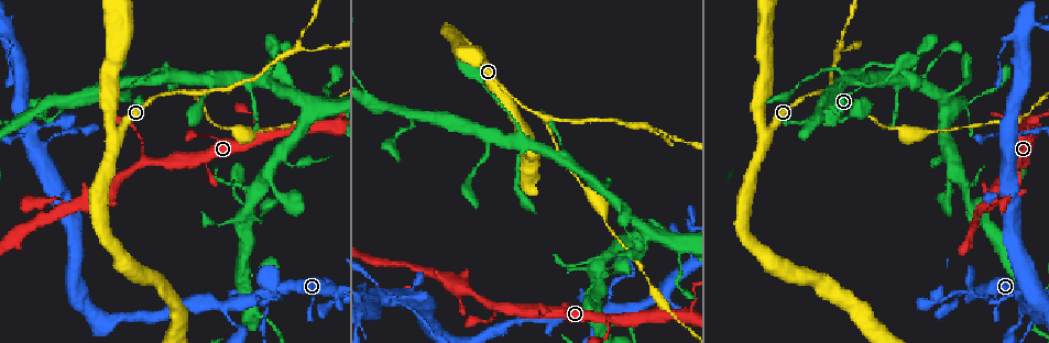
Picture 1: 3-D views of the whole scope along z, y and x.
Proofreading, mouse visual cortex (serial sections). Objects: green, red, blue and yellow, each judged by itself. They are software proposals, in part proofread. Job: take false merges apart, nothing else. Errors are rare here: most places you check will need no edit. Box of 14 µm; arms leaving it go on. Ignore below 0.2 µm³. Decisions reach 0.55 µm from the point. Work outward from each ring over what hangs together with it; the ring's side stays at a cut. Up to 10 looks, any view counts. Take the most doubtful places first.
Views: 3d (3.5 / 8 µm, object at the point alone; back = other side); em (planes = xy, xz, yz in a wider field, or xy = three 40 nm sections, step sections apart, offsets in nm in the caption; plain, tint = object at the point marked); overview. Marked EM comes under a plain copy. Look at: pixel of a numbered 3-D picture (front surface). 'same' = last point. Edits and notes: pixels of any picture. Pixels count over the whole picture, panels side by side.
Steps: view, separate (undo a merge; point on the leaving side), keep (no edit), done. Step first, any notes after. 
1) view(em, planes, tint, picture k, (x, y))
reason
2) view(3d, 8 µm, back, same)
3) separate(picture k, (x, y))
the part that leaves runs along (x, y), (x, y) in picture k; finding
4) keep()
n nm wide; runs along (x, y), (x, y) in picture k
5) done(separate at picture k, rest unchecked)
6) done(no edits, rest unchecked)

view(3d, 8 µm, picture 1, (194, 94))
arms part here

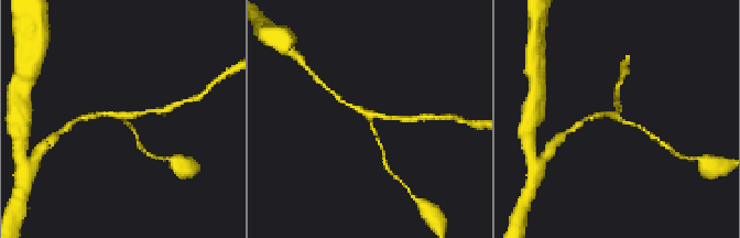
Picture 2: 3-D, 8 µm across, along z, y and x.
view(em, xy, step 5, tint, picture 2, (616, 113))
3 arms; arms of 150, 150, 150 nm

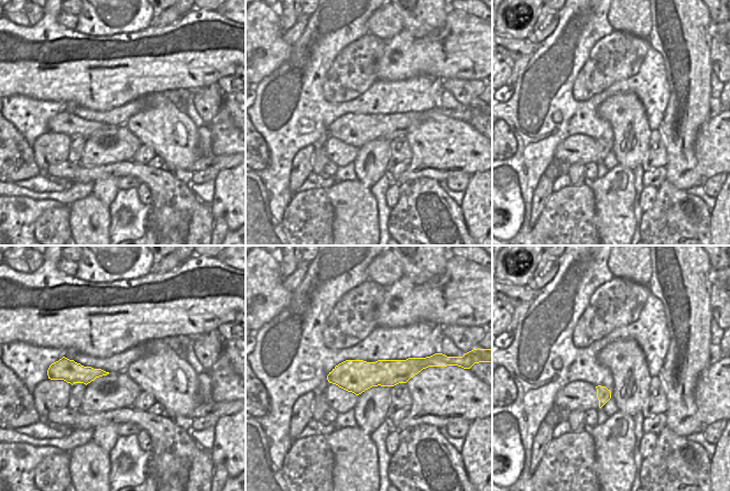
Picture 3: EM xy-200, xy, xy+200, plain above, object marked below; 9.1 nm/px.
keep()
runs along (341, 100), (370, 117), (378, 142) in picture 2; one cell here

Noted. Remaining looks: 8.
view(3d, 3.5 µm, picture 1, (838, 47))
three-way junction

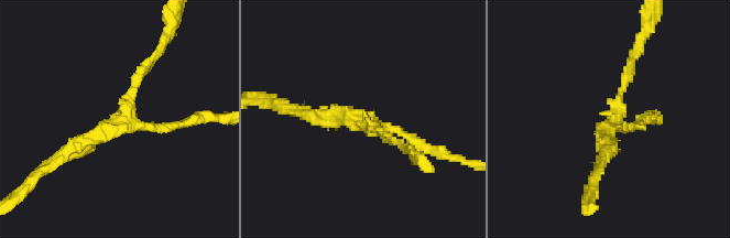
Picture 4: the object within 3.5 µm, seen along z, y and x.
view(em, xy, step 1, tint, picture 4, (611, 120))
3 arms; arms of 150, 150, 250 nm; now the EM

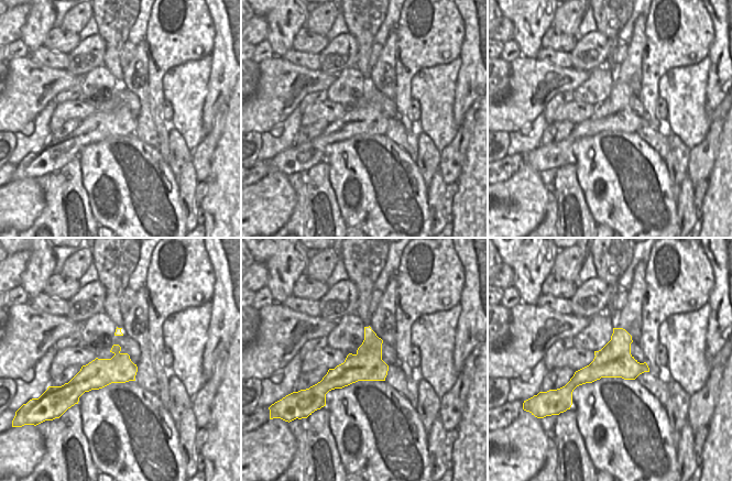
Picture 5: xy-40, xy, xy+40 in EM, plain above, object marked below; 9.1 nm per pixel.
keep()
one cell here

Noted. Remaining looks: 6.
view(3d, 3.5 µm, picture 1, (610, 308))
thin arm on a thick one

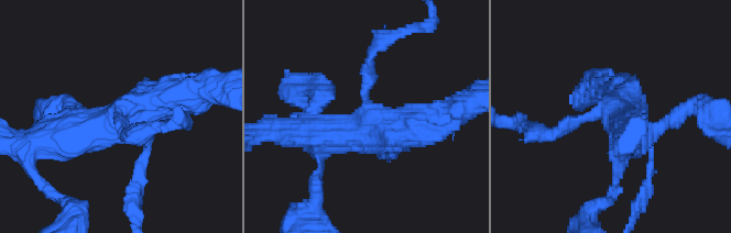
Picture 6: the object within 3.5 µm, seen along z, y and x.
view(em, xy, step 3, tint, picture 6, (611, 110))
4 arms; arms of 100, 150, 500, 600 nm

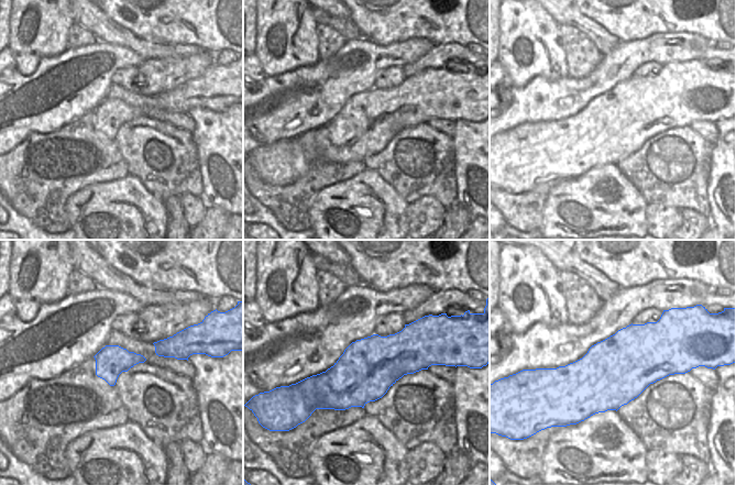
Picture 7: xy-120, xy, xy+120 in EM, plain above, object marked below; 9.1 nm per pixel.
keep()
runs along (197, 91), (62, 139) in picture 6; continuous, no second cell

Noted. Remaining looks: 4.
view(3d, 3.5 µm, picture 1, (40, 149))
branch point

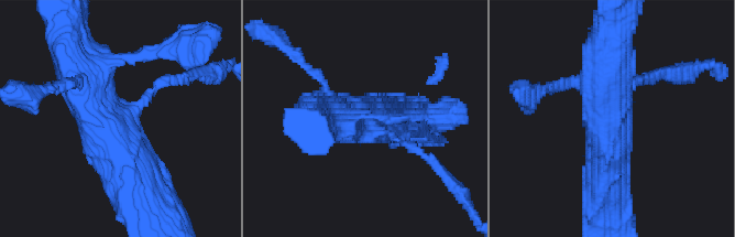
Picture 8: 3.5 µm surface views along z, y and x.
view(em, xy, step 3, tint, picture 8, (124, 120))
3 arms; arms of 100, 600, 600 nm; now the EM

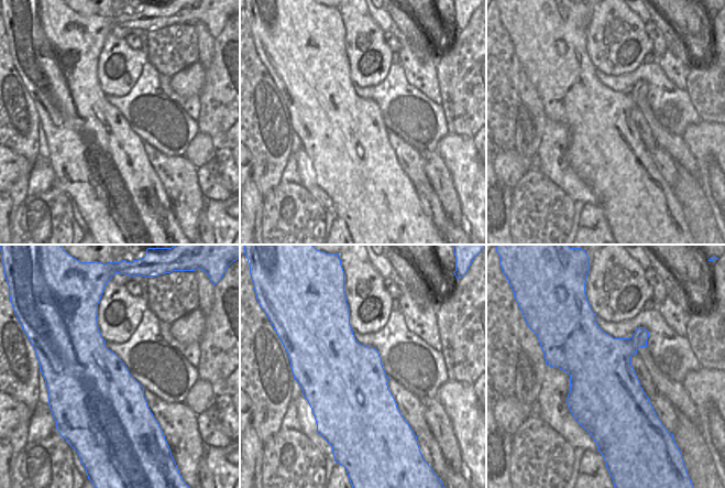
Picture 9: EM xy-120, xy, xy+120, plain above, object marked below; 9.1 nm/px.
view(em, xy, step 2, tint, same)
cut it another way

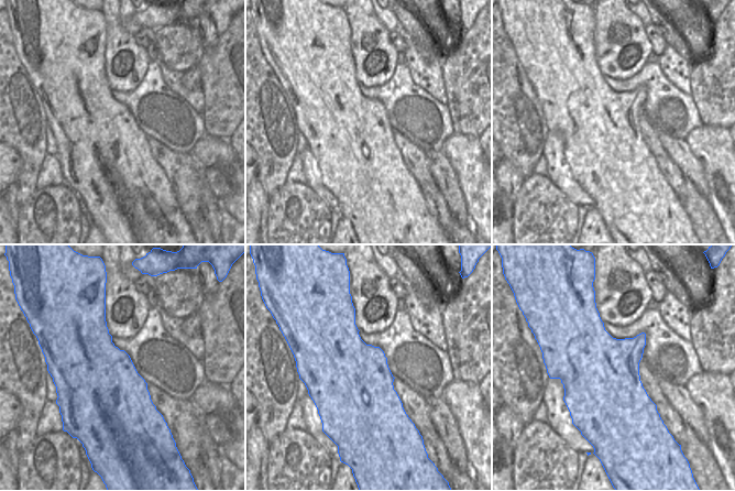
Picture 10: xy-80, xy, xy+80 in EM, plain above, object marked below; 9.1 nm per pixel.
keep()
750 nm wide; runs along (143, 195), (92, 114), (79, 66) in picture 8; all the same cell

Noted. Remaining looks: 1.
done(no edits, rest unchecked)

